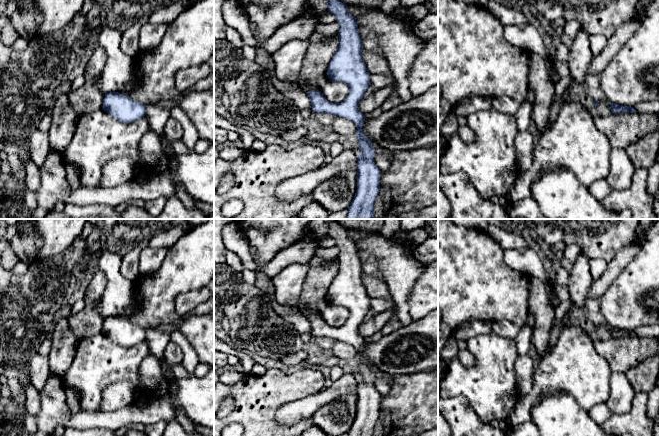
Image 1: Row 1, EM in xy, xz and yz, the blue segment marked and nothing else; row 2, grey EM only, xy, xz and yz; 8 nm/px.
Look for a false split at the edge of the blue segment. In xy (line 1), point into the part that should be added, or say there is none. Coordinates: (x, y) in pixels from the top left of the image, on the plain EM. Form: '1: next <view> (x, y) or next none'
1: next none

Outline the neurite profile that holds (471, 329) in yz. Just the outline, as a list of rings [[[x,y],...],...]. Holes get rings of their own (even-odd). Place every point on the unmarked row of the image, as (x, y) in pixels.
[[[477,320],[462,324],[454,330],[452,335],[456,339],[468,341],[470,338],[477,335],[485,335],[490,333],[493,333],[491,322]]]

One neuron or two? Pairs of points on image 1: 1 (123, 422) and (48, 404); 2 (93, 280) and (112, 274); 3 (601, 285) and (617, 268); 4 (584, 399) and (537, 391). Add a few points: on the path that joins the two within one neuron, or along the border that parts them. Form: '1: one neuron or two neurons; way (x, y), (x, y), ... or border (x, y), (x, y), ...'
1: one neuron; way (104, 420), (67, 420)
2: two neurons; border (100, 269), (105, 275), (106, 287), (99, 299)
3: one neuron; way (604, 281), (613, 272)
4: one neuron; way (572, 387), (549, 386)

